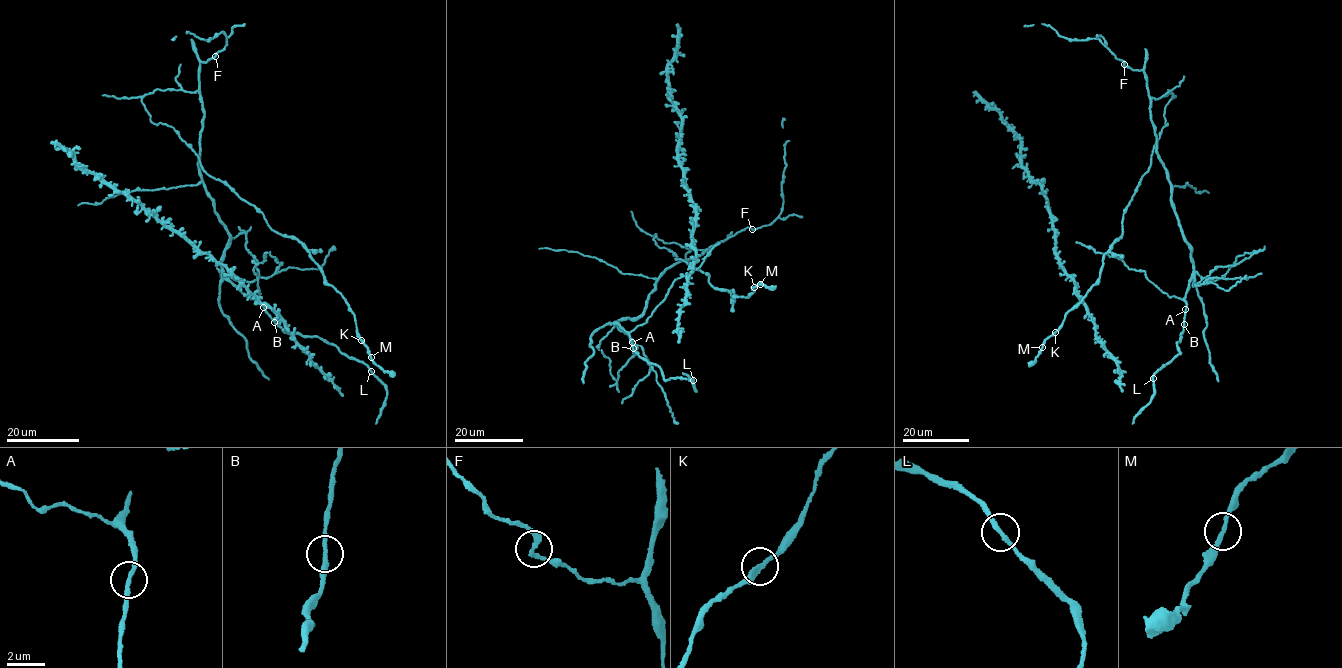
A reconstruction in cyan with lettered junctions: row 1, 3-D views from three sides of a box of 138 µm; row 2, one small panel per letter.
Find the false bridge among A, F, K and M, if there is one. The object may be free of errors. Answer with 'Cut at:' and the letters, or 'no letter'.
Cut at: no letter

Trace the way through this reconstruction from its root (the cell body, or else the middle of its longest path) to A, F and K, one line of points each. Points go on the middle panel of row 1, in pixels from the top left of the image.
A: (655, 282), (642, 313), (615, 322), (628, 333), (632, 342)
F: (655, 282), (678, 262), (699, 256), (742, 229), (752, 229)
K: (655, 282), (708, 250), (665, 243), (656, 233), (658, 247), (708, 275), (713, 288), (746, 297), (755, 287)

